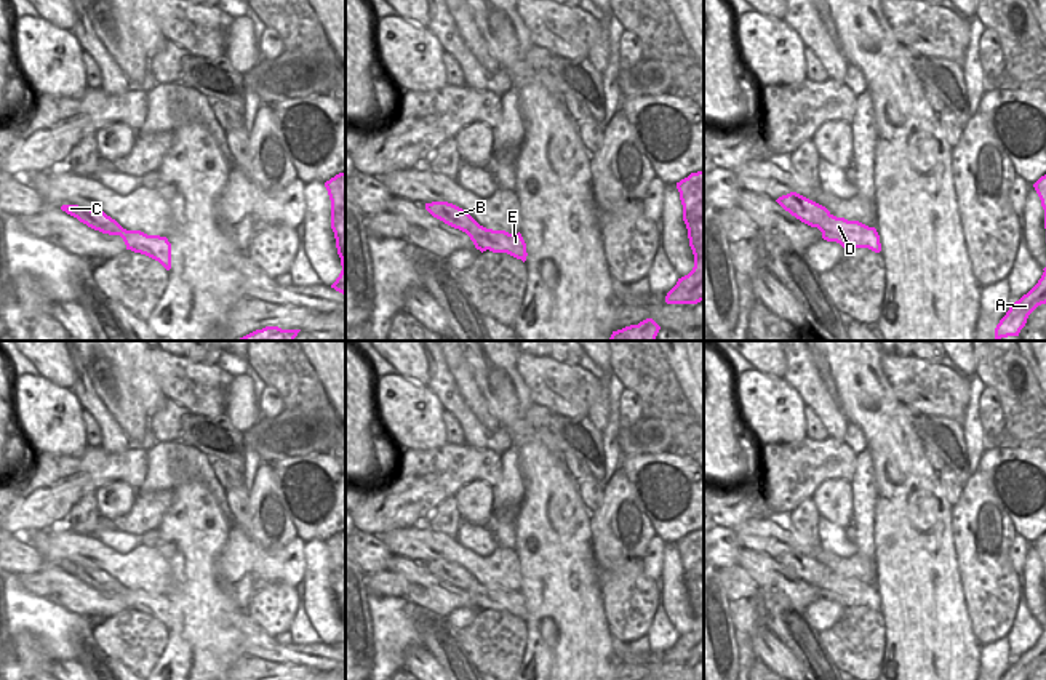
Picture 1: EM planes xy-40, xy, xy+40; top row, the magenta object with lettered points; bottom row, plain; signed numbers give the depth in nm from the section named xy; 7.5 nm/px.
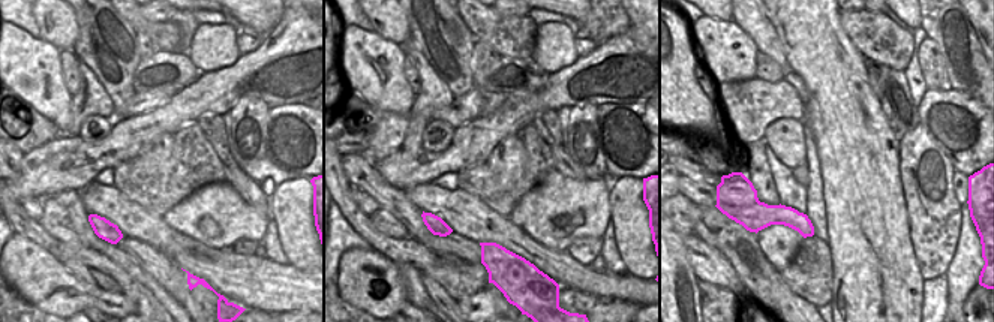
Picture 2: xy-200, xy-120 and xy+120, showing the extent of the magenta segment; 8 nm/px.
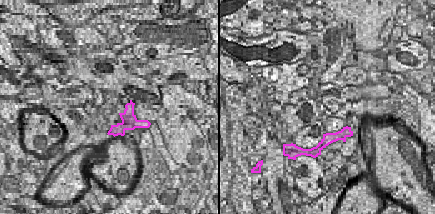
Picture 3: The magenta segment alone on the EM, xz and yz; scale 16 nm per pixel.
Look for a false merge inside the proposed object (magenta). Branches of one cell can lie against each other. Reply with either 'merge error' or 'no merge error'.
merge error

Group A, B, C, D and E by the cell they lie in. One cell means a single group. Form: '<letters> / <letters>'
A D E / B C

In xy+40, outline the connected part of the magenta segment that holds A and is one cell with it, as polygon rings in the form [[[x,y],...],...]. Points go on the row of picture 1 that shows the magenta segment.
[[[1046,267],[1038,283],[1024,294],[1019,301],[1012,302],[1006,315],[995,328],[995,339],[1019,336],[1025,326],[1028,315],[1041,304],[1046,304]]]

